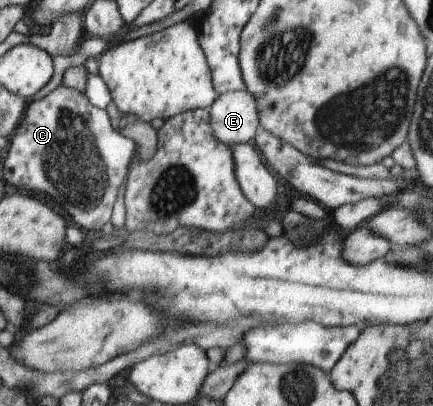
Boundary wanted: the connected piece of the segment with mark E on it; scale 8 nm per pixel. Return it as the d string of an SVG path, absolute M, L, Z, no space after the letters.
M248 90L219 94L209 107L209 117L214 137L229 148L232 145L253 143L260 127L255 97Z

